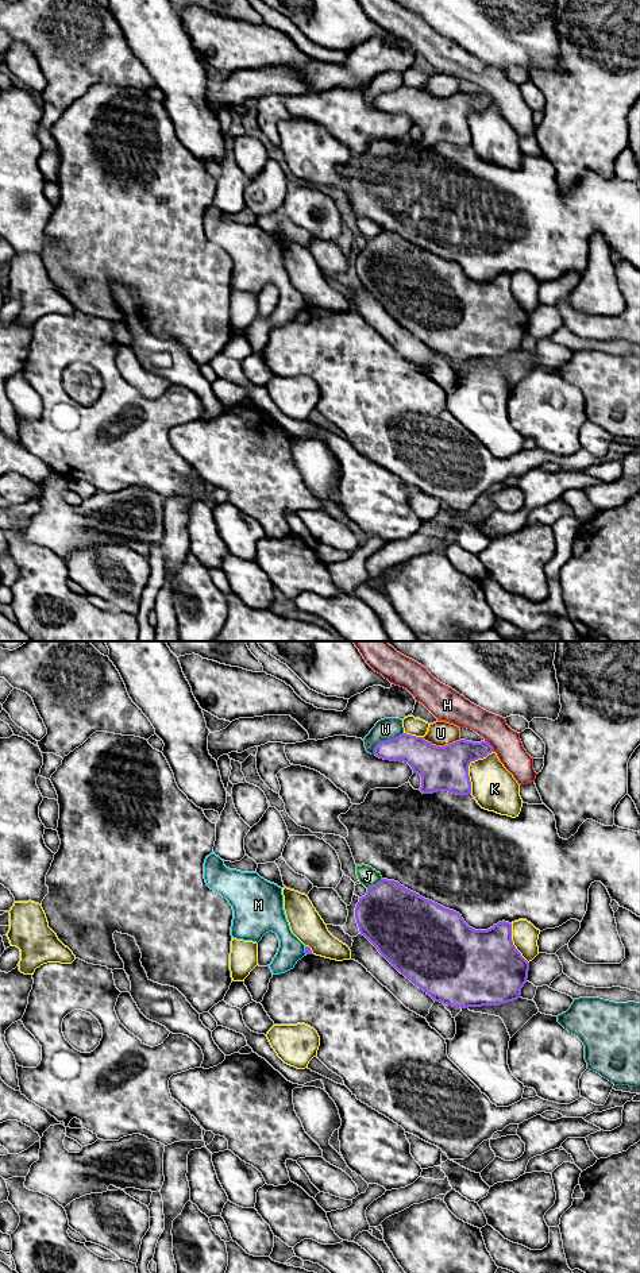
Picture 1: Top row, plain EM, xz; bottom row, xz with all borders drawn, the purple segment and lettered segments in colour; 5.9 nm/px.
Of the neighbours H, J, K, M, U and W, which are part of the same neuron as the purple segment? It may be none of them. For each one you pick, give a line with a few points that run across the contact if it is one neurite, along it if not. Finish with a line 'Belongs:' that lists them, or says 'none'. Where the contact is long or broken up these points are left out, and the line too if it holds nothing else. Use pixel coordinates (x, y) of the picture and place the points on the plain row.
Belongs: none

